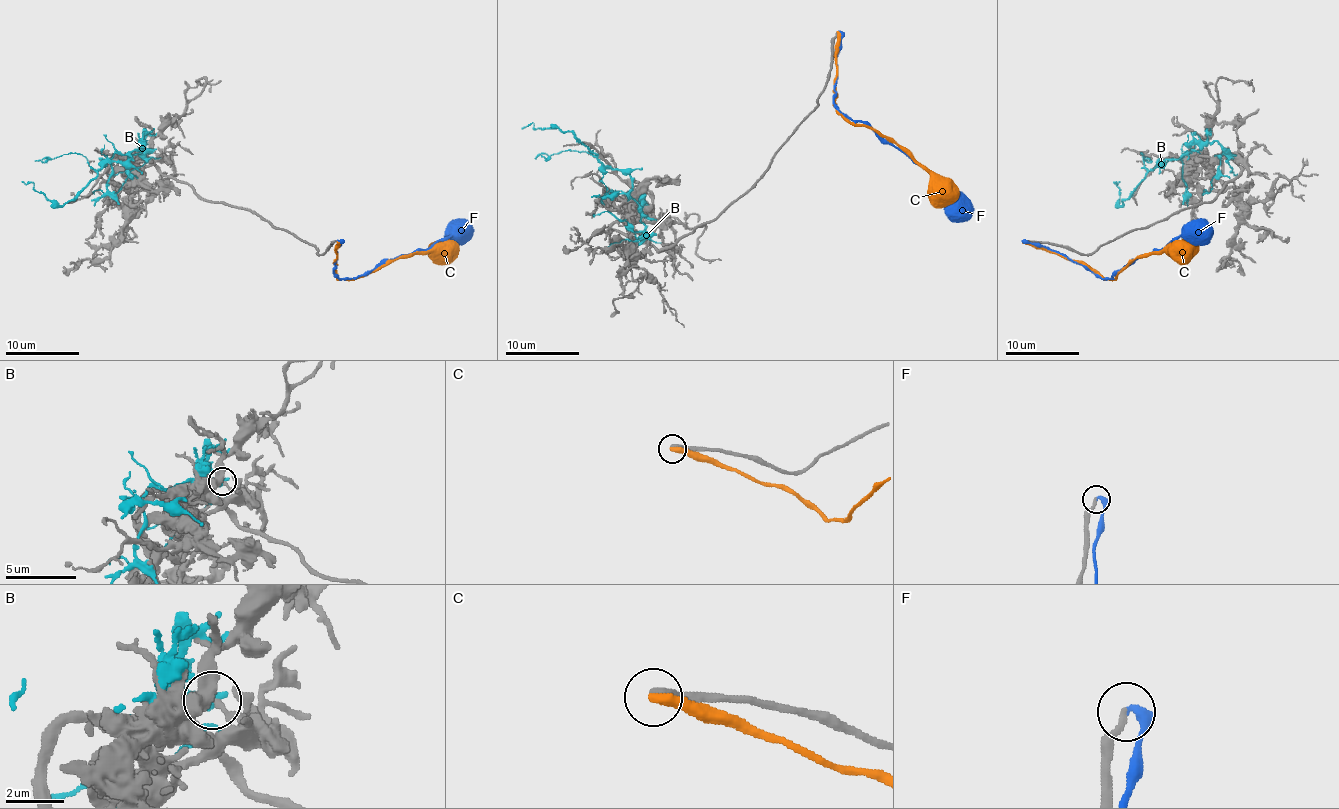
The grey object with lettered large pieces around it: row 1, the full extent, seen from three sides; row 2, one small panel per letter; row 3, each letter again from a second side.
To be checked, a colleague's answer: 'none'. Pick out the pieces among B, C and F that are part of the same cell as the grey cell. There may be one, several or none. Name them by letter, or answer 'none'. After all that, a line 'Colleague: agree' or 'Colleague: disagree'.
C
Colleague: disagree

